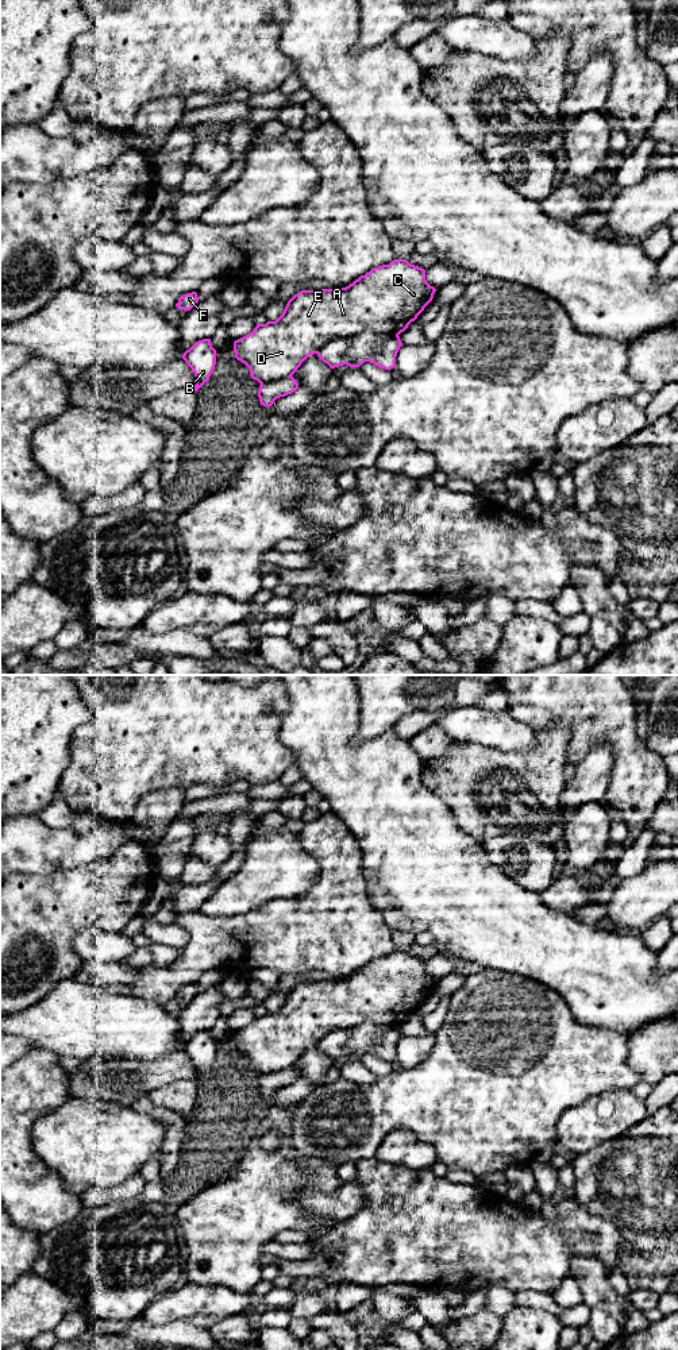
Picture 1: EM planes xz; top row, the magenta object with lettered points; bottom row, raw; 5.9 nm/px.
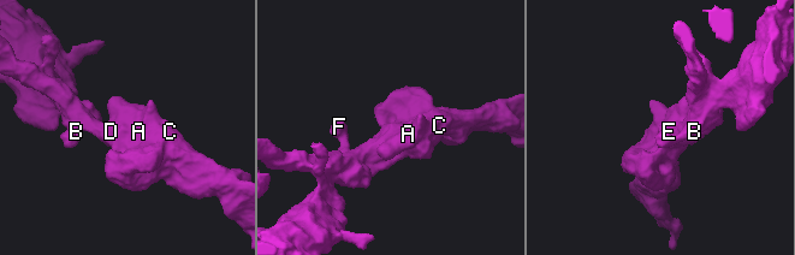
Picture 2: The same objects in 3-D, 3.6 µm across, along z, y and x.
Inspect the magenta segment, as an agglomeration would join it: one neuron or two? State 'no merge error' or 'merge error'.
merge error

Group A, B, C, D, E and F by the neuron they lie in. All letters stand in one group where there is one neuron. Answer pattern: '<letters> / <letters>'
A C D E / B F

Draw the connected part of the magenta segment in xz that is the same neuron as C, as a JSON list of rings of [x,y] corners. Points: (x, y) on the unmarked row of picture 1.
[[[394,950],[389,956],[371,960],[346,979],[298,983],[288,992],[276,1012],[257,1015],[251,1025],[234,1033],[235,1049],[250,1060],[251,1069],[259,1075],[281,1072],[292,1068],[309,1046],[317,1045],[331,1031],[354,1027],[363,1022],[400,1026],[432,992],[435,983],[436,980],[425,972],[424,960],[407,950]]]

